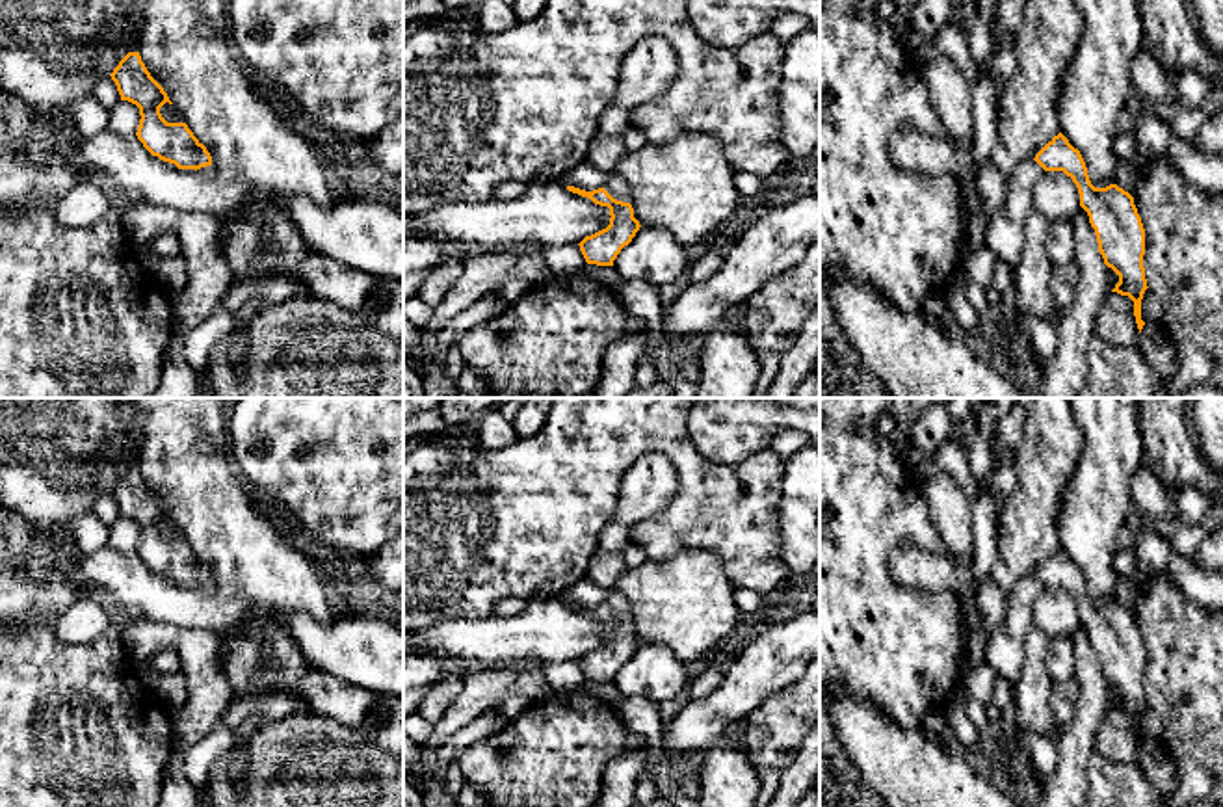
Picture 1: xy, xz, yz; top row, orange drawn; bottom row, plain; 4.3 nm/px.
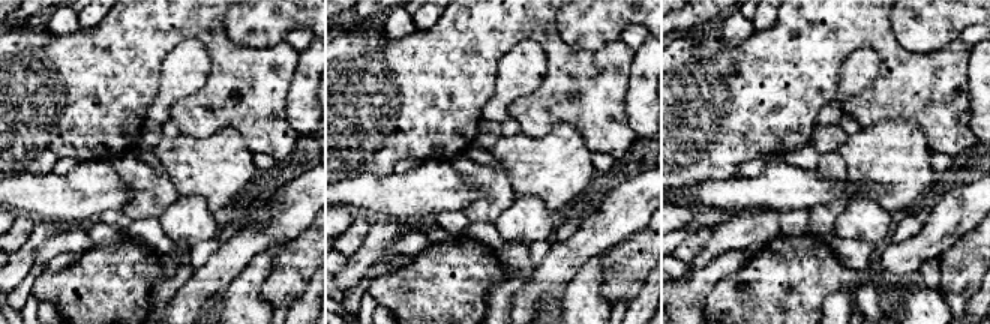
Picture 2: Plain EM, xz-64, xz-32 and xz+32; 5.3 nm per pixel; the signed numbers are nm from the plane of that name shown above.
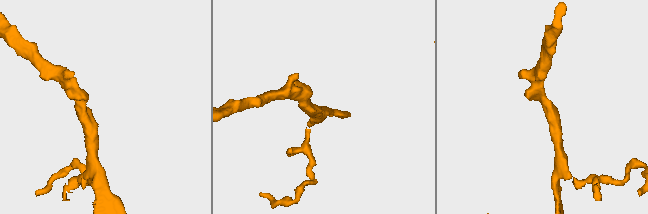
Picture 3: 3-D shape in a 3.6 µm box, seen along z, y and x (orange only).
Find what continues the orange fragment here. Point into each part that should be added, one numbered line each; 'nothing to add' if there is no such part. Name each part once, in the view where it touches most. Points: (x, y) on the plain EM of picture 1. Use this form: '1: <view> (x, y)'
1: xz (616, 603)

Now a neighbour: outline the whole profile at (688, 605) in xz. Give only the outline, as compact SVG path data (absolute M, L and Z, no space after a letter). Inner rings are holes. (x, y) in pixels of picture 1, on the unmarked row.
M701 549L682 550L667 563L647 562L628 569L612 589L626 597L634 634L639 642L665 645L682 662L714 653L743 617L734 601L736 588L729 580L723 562Z

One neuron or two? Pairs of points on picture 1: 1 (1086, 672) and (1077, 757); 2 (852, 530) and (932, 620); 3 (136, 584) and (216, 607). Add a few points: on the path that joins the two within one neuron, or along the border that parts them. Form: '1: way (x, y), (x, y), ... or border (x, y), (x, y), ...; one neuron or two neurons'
1: way (1088, 692), (1088, 716), (1077, 737); one neuron
2: way (863, 556), (867, 569), (906, 608); one neuron
3: way (157, 597), (181, 607), (196, 607); one neuron

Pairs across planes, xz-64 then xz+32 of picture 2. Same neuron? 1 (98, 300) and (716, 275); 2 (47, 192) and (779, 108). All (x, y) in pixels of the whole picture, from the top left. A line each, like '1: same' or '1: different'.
1: different
2: different

